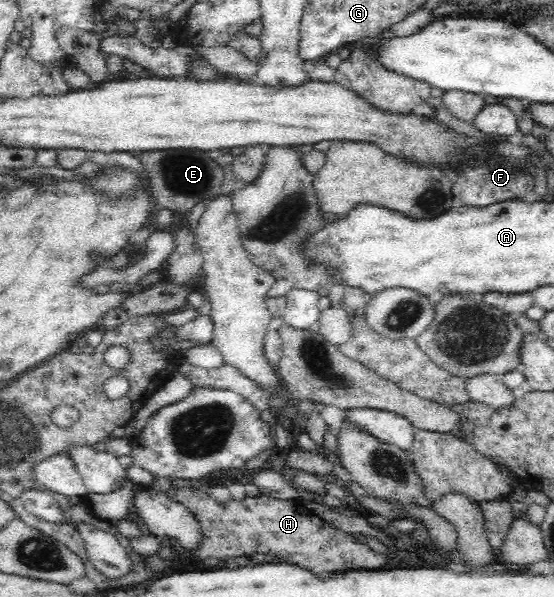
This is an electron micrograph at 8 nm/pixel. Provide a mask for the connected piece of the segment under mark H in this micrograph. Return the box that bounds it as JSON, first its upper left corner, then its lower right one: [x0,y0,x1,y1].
[167,487,387,575]

